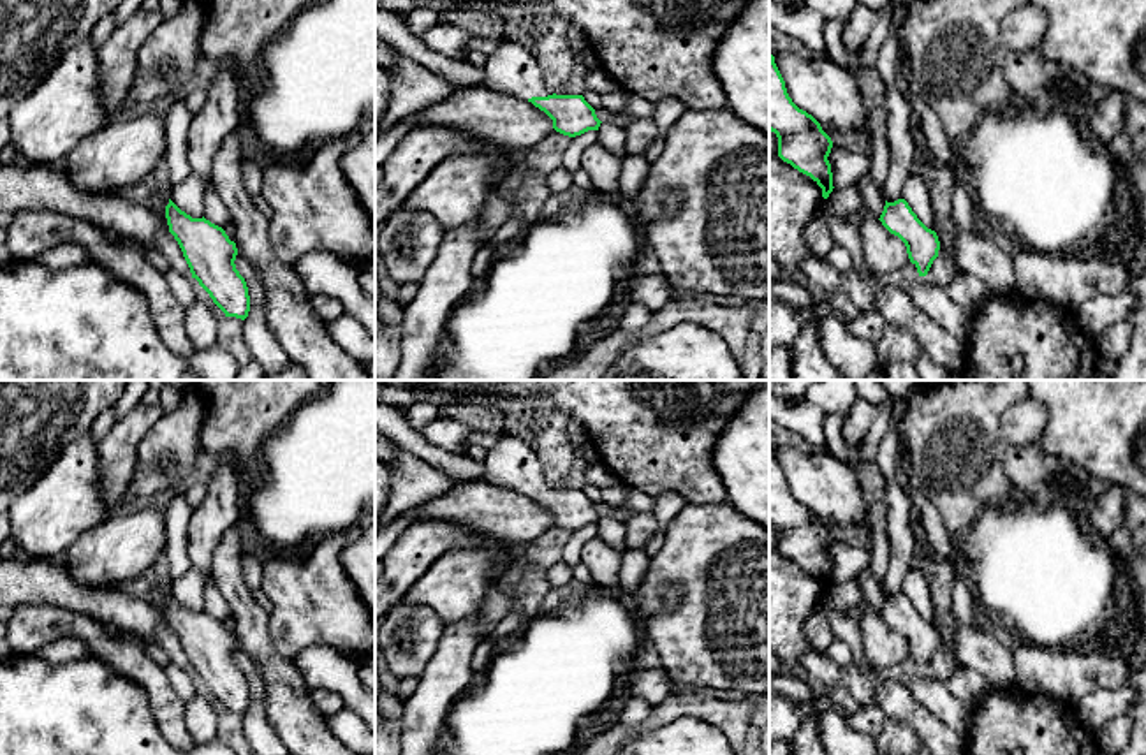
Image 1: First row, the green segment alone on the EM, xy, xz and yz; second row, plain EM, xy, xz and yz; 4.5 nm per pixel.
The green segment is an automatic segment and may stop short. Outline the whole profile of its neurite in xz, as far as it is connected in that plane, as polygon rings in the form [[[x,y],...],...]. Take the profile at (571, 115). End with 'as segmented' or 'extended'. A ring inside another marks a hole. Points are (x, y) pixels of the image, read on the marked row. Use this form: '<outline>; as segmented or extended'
[[[518,42],[503,44],[489,56],[481,88],[532,102],[553,120],[556,132],[569,137],[599,130],[602,123],[583,95],[553,93],[532,49]]]; extended

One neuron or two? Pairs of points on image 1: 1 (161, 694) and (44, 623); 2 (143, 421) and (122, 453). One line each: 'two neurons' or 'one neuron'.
1: one neuron
2: one neuron

